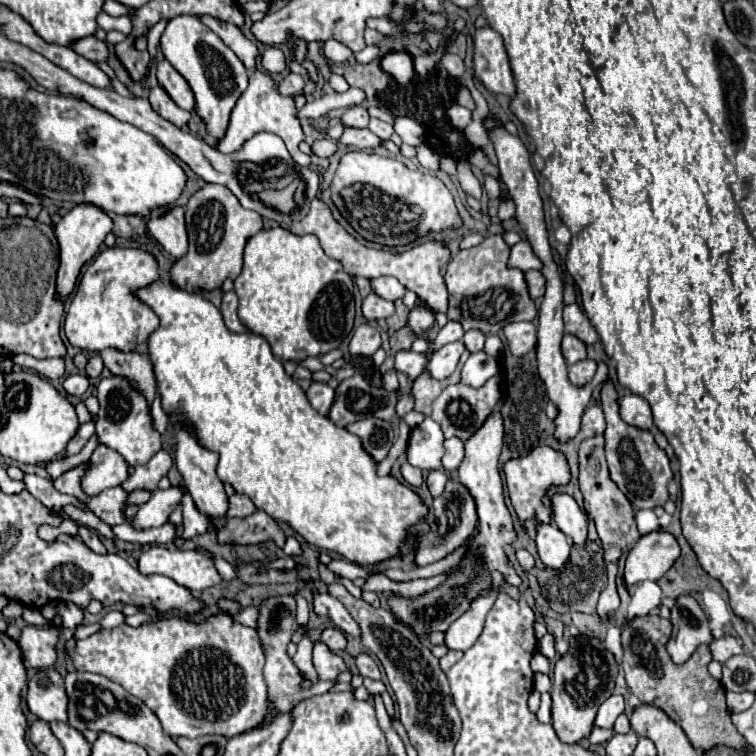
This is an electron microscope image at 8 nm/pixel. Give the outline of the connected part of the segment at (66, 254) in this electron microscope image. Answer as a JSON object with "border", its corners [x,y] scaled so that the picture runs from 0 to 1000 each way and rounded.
{"border":[[[104,270],[81,288],[81,294],[73,299],[73,312],[78,320],[78,357],[75,357],[73,397],[78,397],[78,399],[89,397],[89,392],[99,381],[99,373],[102,373],[102,365],[104,365],[110,349],[128,336],[131,325],[136,323],[139,312],[147,307],[147,302],[149,302],[147,288],[134,275],[120,272],[120,270]]]}

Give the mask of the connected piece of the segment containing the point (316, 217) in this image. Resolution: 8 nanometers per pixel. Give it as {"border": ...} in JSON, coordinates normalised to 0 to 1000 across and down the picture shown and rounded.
{"border":[[[414,265],[411,267],[411,278],[401,291],[393,291],[385,299],[388,310],[417,310],[422,315],[425,328],[430,331],[430,336],[446,347],[454,349],[456,360],[464,365],[480,365],[480,368],[501,368],[501,365],[520,365],[525,368],[538,384],[549,386],[552,394],[567,405],[575,413],[586,413],[591,415],[591,402],[594,402],[594,386],[591,386],[591,376],[589,376],[589,352],[597,344],[597,331],[589,325],[589,320],[583,317],[565,317],[544,331],[536,333],[515,333],[515,331],[499,331],[499,328],[485,328],[480,323],[475,323],[438,283],[435,272],[425,265]]]}

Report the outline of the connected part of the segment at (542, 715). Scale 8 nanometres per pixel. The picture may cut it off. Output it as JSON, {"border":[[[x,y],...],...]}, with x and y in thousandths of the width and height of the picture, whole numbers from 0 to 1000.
{"border":[[[718,915],[716,918],[716,934],[713,934],[713,942],[710,942],[710,950],[721,958],[729,955],[729,918],[726,915]]]}

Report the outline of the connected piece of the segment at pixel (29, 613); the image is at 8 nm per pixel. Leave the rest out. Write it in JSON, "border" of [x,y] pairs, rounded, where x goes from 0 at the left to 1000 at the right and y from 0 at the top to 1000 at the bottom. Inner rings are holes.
{"border":[[[33,804],[30,807],[30,820],[38,825],[38,828],[65,828],[67,823],[57,817],[57,812],[52,807],[44,807],[44,804]]]}

